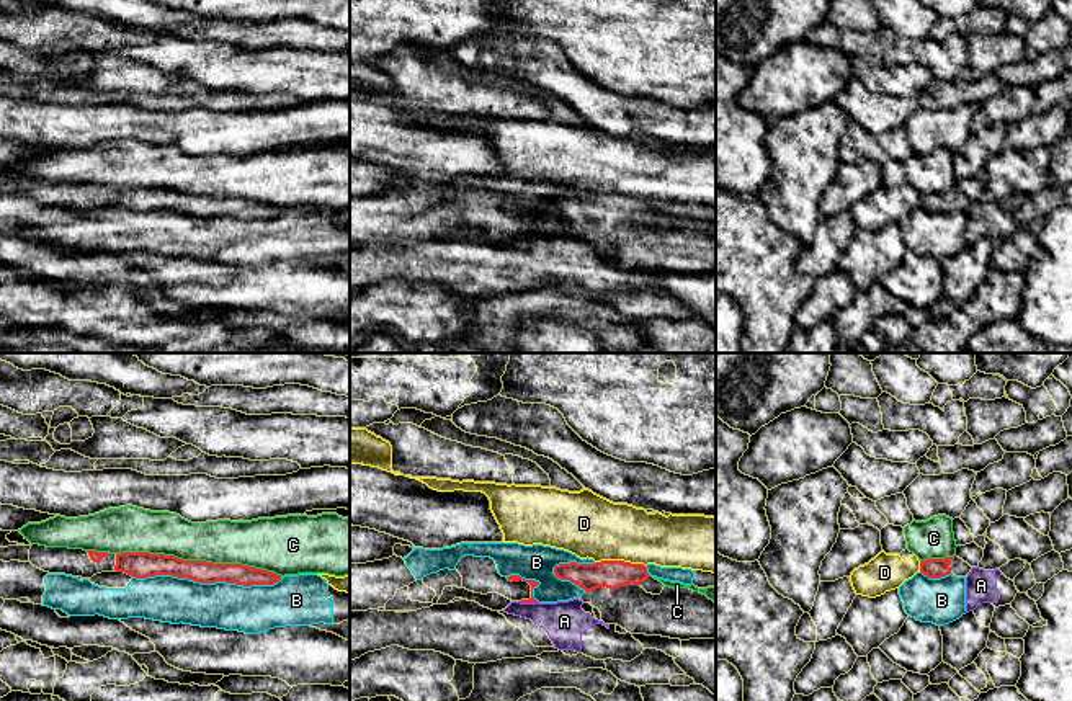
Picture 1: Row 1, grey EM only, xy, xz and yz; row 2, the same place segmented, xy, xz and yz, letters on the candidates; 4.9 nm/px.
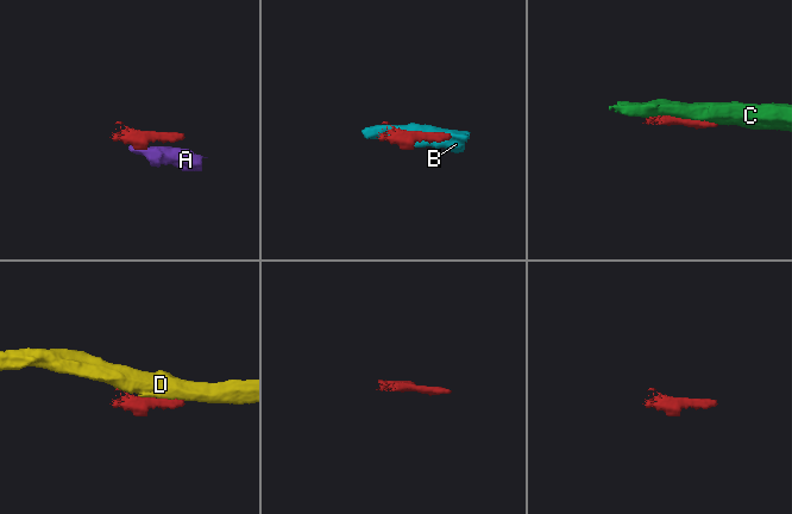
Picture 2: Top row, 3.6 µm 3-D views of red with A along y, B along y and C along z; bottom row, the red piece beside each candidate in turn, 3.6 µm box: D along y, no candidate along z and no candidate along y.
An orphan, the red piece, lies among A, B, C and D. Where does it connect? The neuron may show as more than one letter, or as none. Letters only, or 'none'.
none

